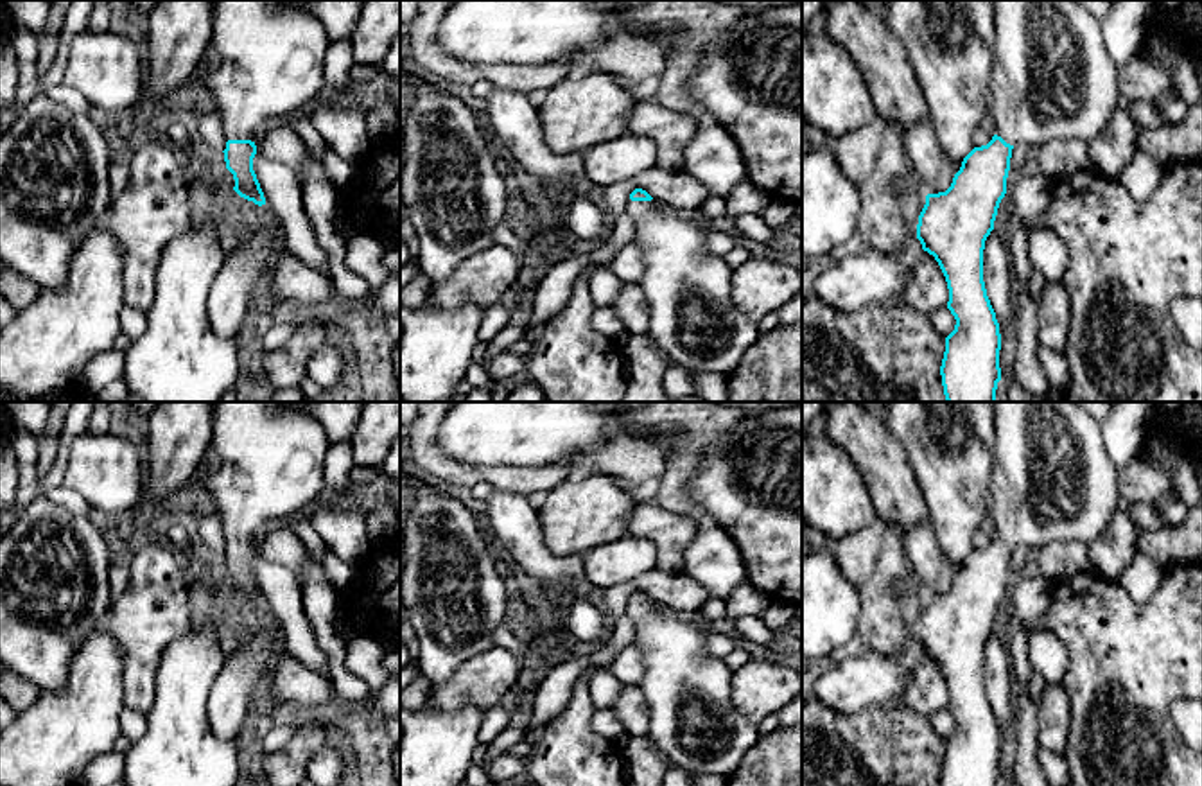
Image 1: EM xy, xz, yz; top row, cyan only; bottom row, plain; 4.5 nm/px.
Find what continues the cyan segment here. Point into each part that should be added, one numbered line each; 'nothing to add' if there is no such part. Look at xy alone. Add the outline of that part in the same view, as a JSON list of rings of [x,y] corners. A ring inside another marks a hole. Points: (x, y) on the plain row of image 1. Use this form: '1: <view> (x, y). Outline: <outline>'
1: xy (271, 458). Outline: [[[213,402],[212,440],[219,468],[199,481],[215,506],[228,542],[255,544],[273,520],[287,524],[307,515],[327,483],[323,463],[330,441],[323,425],[301,407],[285,409],[278,402]]]

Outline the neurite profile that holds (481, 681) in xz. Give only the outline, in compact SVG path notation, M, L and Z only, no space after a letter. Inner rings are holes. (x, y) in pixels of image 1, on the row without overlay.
M484 646L465 660L441 686L427 696L427 712L457 711L474 705L486 712L497 705L517 682L526 660L508 648Z

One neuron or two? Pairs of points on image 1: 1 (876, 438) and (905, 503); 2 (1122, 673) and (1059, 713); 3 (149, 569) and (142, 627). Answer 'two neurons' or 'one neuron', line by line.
1: one neuron
2: two neurons
3: one neuron

